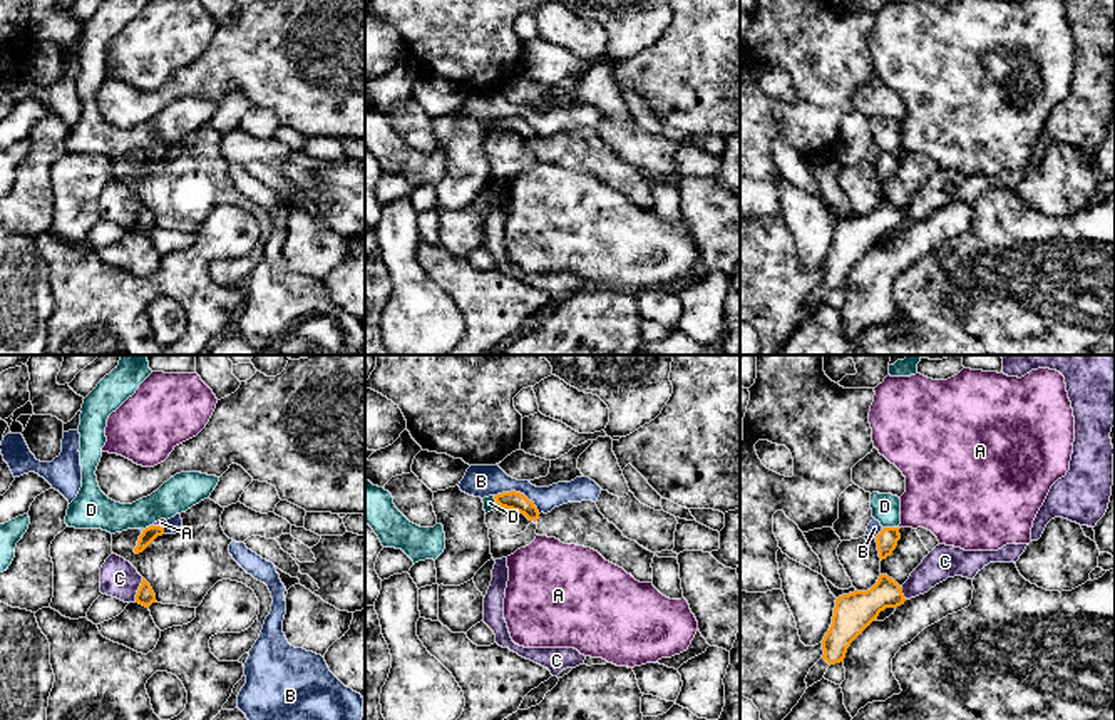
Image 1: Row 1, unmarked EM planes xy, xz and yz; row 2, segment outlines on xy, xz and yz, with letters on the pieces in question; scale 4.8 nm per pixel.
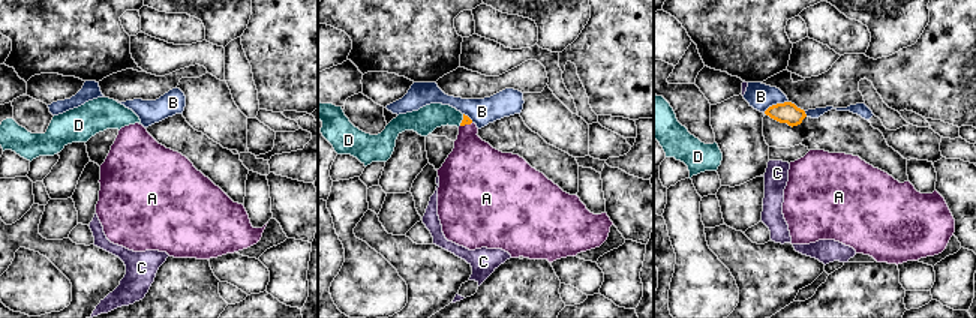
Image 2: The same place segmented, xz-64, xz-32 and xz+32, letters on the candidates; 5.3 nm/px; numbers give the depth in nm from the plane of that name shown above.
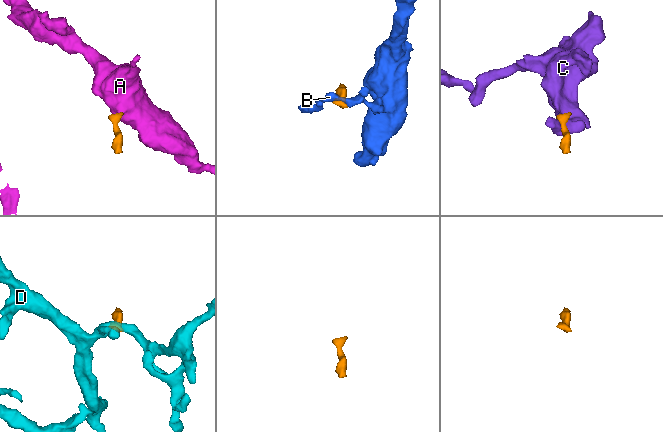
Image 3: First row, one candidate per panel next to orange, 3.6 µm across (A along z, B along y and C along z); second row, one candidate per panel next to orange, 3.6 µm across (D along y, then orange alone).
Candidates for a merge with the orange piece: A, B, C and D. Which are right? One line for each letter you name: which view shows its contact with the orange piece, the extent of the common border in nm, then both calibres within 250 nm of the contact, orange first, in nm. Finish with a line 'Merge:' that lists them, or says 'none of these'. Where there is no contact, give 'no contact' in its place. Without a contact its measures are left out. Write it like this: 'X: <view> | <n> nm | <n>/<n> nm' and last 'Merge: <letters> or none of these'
A: xy | 50 nm | 70/40 nm
Merge: A

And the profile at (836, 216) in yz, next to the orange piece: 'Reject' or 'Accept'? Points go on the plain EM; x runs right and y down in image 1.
Reject

